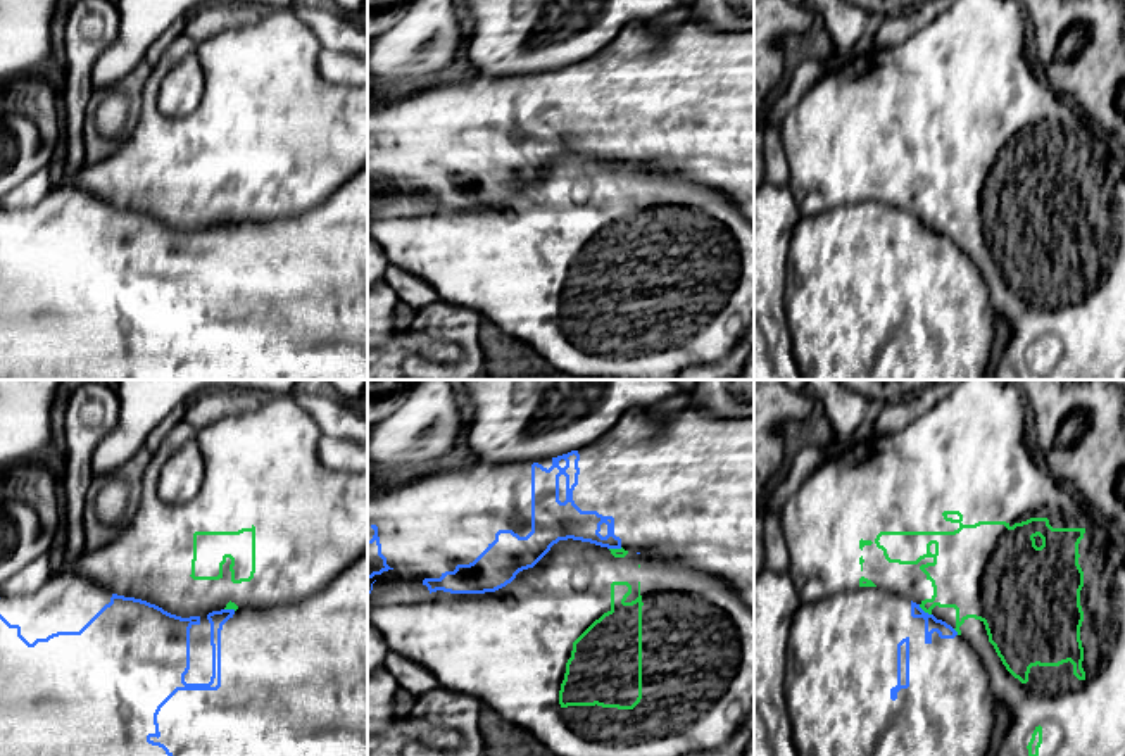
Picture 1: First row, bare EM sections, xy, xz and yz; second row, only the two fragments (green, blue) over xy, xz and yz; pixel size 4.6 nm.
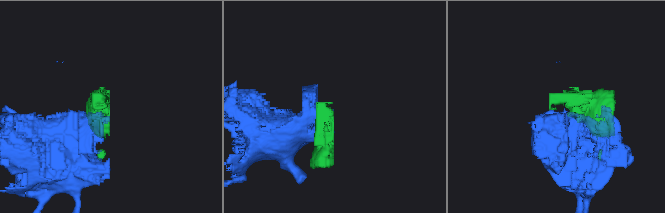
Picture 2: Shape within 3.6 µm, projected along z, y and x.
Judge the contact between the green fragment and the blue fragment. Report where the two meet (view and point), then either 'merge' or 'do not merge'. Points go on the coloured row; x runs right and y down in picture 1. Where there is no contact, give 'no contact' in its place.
yz (925, 611) | do not merge

